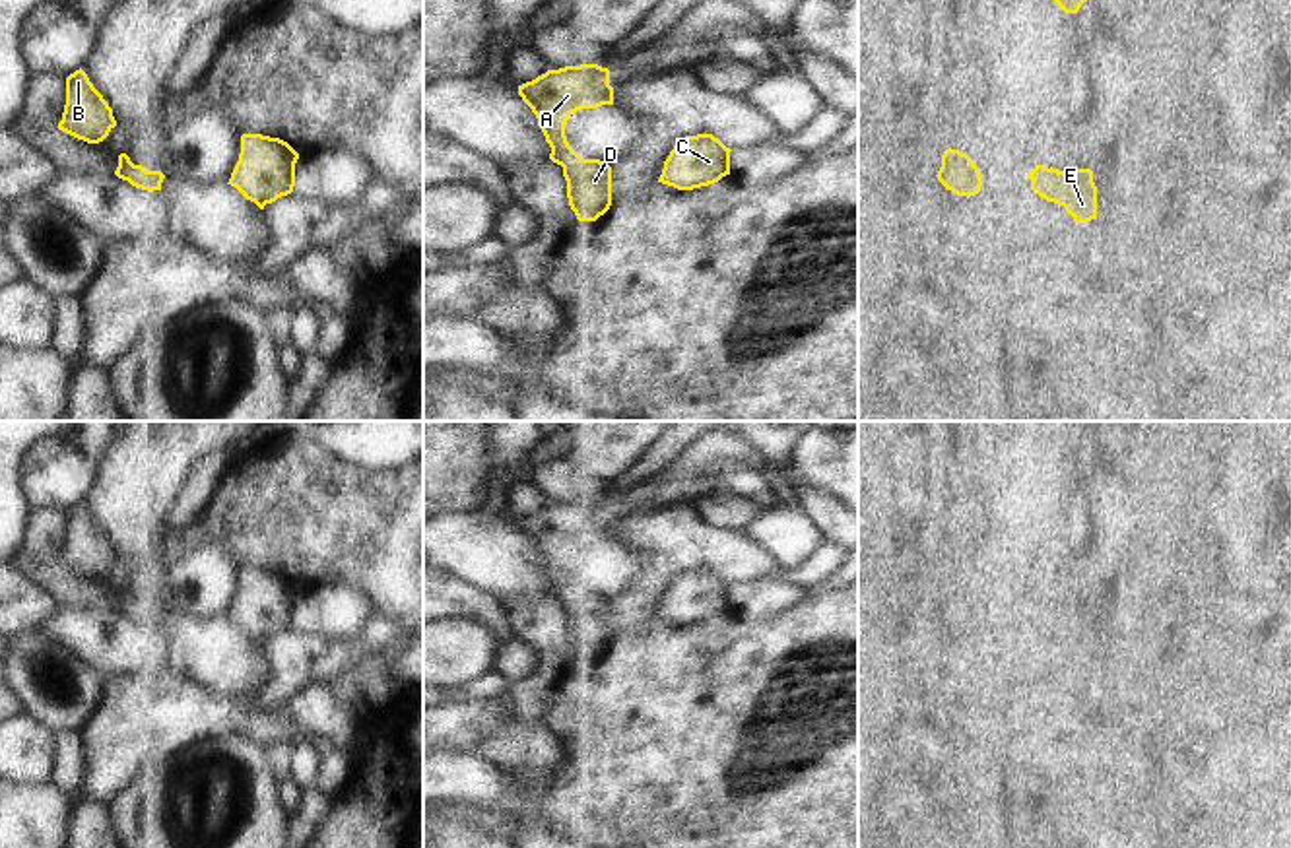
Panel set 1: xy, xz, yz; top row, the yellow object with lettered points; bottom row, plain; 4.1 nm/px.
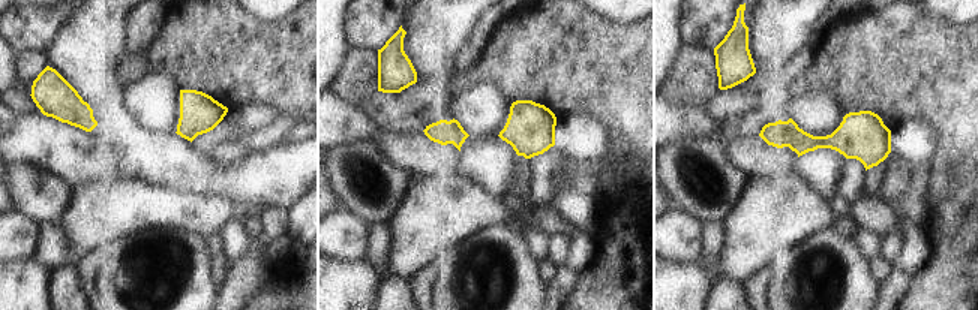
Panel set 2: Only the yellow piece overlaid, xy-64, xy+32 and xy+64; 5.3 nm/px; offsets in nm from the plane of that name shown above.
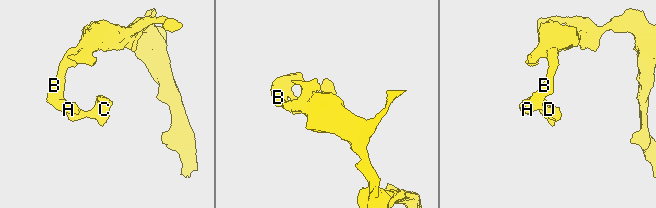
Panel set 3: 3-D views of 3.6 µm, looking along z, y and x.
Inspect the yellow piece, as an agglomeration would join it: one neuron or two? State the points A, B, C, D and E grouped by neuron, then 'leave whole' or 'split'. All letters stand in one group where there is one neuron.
groups A B C D E; leave whole

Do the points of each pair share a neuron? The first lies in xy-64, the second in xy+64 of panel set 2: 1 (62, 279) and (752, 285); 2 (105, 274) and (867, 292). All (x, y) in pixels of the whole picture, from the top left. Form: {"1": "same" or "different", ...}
{"1": "different", "2": "same"}

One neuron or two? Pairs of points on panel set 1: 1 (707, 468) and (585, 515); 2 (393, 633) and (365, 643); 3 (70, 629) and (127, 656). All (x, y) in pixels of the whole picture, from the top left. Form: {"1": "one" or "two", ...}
{"1": "one", "2": "one", "3": "one"}

